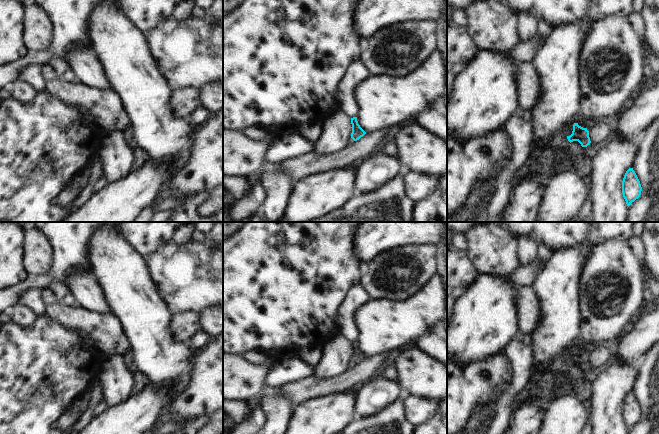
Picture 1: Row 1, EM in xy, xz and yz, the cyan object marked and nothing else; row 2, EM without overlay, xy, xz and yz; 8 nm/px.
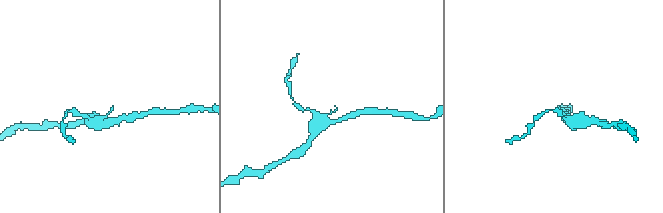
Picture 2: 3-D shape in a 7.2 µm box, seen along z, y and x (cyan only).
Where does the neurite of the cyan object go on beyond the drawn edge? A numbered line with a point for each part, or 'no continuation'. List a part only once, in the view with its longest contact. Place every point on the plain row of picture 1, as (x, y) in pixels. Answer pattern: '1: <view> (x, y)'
1: yz (583, 345)

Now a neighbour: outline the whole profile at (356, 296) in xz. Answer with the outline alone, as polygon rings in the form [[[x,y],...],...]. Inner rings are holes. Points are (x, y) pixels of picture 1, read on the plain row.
[[[359,284],[352,286],[340,303],[335,322],[338,332],[350,342],[357,341],[358,328],[354,321],[355,311],[363,304],[371,300],[368,294]]]

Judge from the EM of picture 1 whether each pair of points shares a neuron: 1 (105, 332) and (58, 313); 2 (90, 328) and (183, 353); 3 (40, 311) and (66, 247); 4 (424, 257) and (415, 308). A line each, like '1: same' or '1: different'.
1: same
2: different
3: different
4: different

